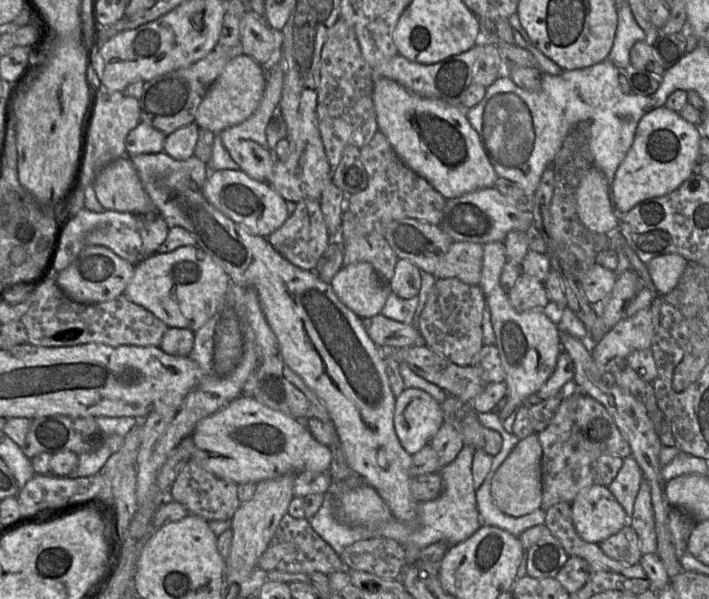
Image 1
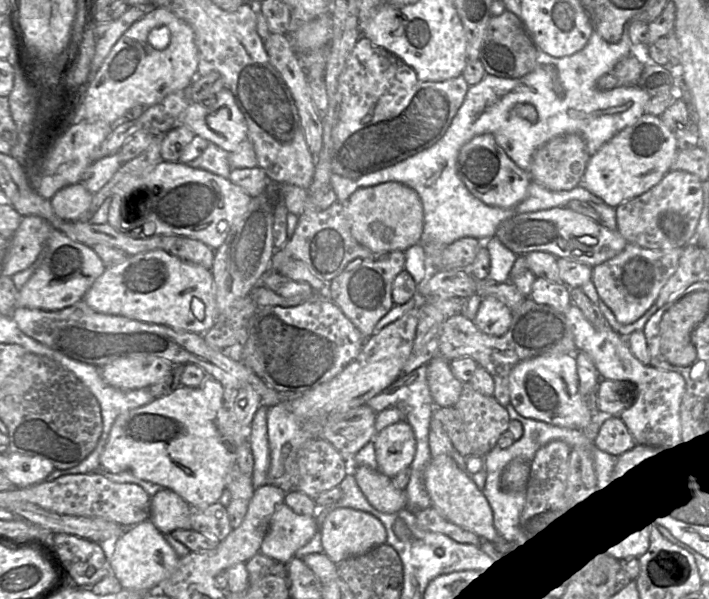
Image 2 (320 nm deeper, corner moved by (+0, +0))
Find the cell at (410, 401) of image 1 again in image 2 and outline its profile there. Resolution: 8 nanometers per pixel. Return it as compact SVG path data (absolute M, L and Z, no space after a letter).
M406 421L389 425L374 437L378 470L394 478L411 466L416 453L416 439L412 427Z

